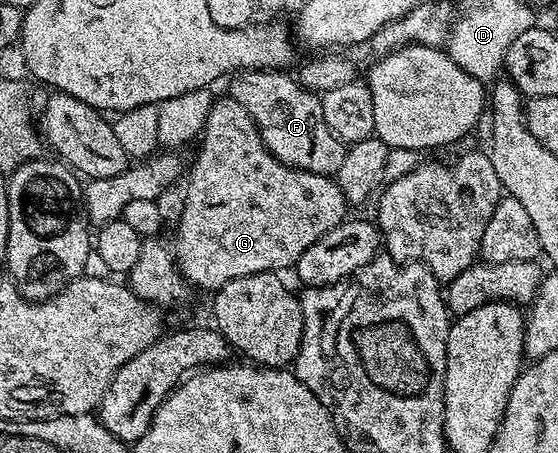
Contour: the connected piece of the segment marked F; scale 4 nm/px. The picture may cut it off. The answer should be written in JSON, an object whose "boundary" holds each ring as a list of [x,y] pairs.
{"boundary":[[[251,68],[236,73],[229,82],[228,95],[251,114],[267,150],[276,160],[311,174],[336,177],[347,145],[323,122],[318,93],[307,90],[285,70]]]}

